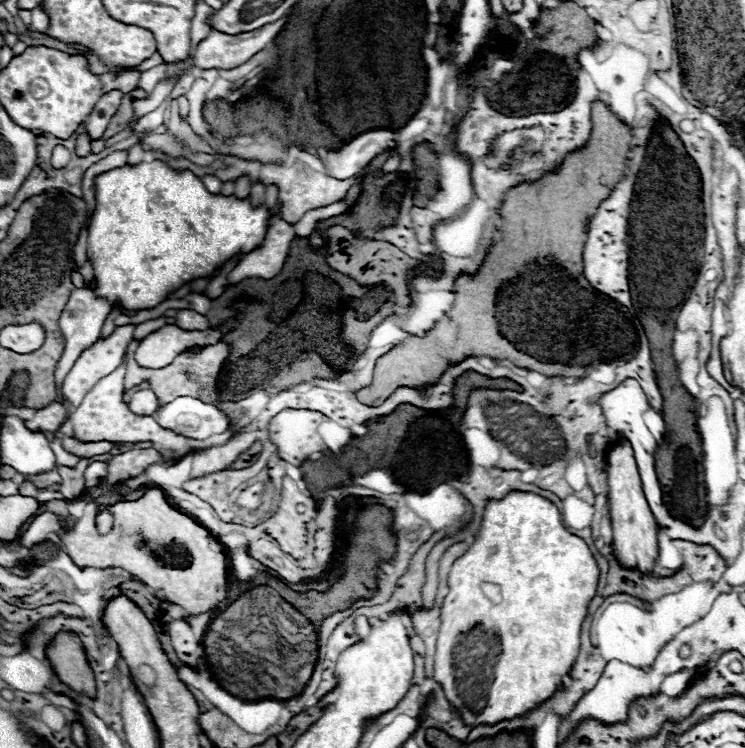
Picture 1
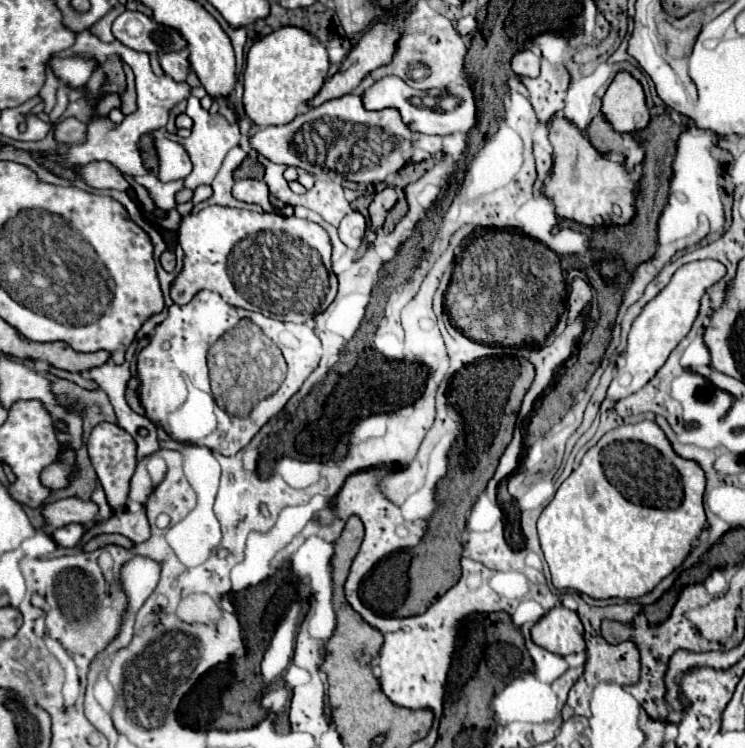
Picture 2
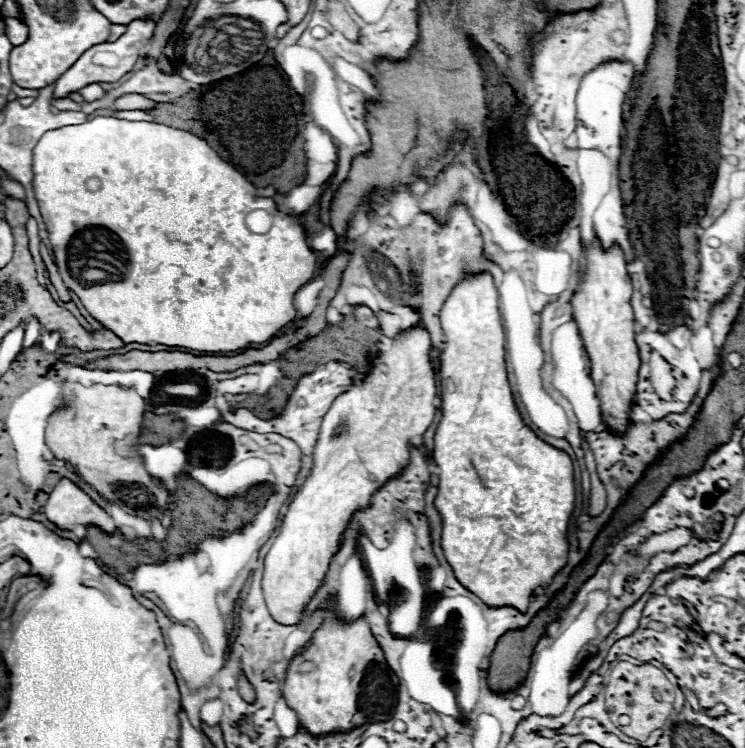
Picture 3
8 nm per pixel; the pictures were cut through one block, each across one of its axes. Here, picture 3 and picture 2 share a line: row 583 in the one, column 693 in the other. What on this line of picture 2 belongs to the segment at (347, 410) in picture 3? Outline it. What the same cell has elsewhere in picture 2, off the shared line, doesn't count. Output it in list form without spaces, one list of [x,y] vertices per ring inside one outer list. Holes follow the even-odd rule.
[[[698,260],[698,262],[684,264],[684,266],[680,266],[676,270],[676,274],[668,282],[668,286],[664,290],[660,290],[658,296],[652,298],[644,306],[640,316],[634,320],[632,330],[628,334],[626,352],[622,354],[622,364],[618,366],[618,370],[614,374],[614,380],[610,384],[610,388],[608,388],[608,396],[606,396],[608,400],[618,402],[620,398],[626,398],[626,396],[638,392],[644,384],[648,384],[654,378],[654,374],[668,360],[670,352],[690,332],[692,322],[698,316],[700,298],[704,296],[704,292],[712,284],[722,280],[724,274],[726,274],[726,268],[718,260]]]

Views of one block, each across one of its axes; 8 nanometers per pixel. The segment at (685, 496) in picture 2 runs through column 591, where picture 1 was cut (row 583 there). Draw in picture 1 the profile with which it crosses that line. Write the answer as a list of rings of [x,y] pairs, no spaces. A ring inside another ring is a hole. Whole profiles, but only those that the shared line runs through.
[[[512,492],[504,500],[490,500],[486,504],[482,528],[474,544],[452,566],[448,578],[450,594],[444,598],[442,604],[442,628],[434,660],[434,678],[442,684],[448,704],[460,714],[466,726],[494,726],[502,720],[526,716],[530,710],[538,708],[556,694],[576,662],[580,650],[582,622],[588,614],[588,604],[596,596],[598,576],[600,570],[588,544],[564,528],[560,512],[550,500],[532,492]],[[490,578],[516,578],[516,596],[508,590],[500,592],[500,588],[494,586]],[[448,626],[452,626],[450,632],[456,634],[452,636],[452,640],[456,638],[458,646],[446,646]]]

